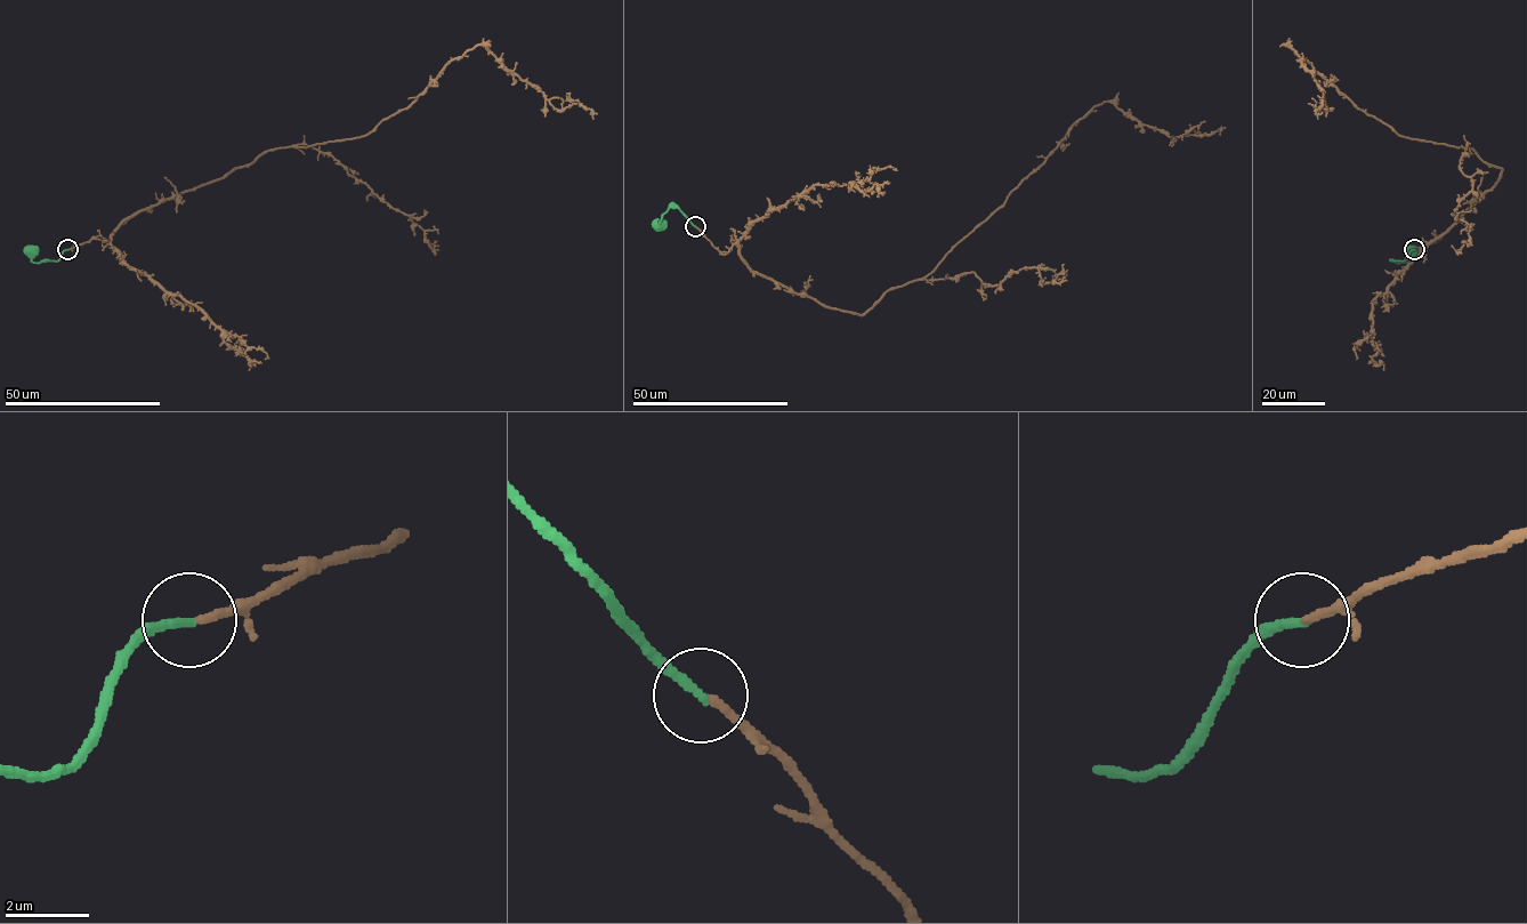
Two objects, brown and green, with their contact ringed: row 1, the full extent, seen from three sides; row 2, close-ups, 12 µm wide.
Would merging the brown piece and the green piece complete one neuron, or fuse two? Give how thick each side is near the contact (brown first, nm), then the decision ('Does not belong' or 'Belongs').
Thickness 190 nm (brown) against 220 nm. Belongs

